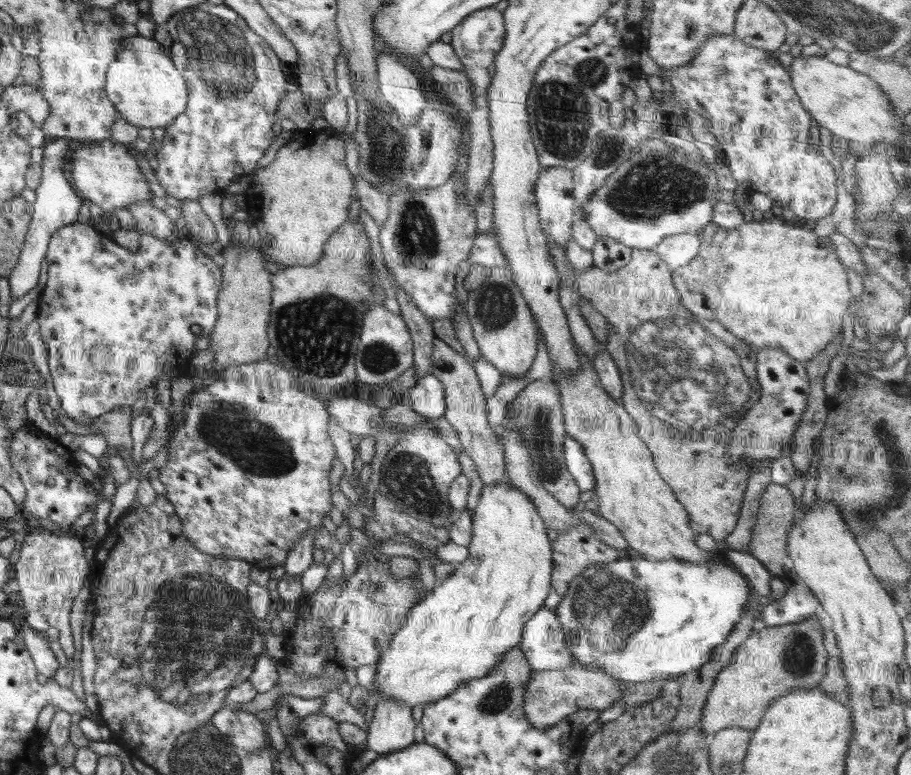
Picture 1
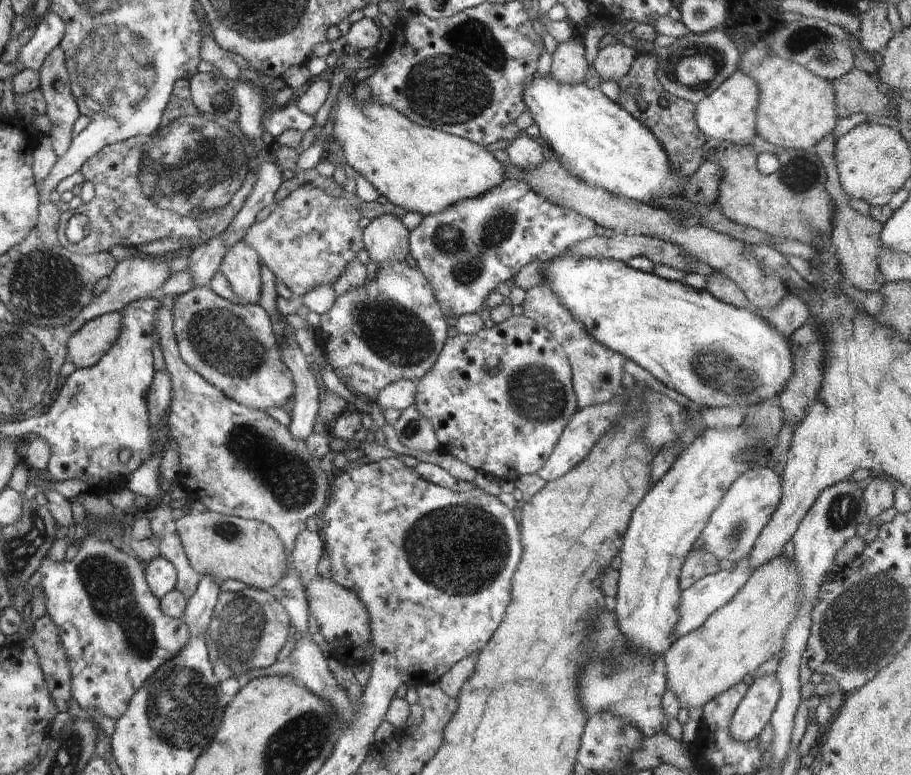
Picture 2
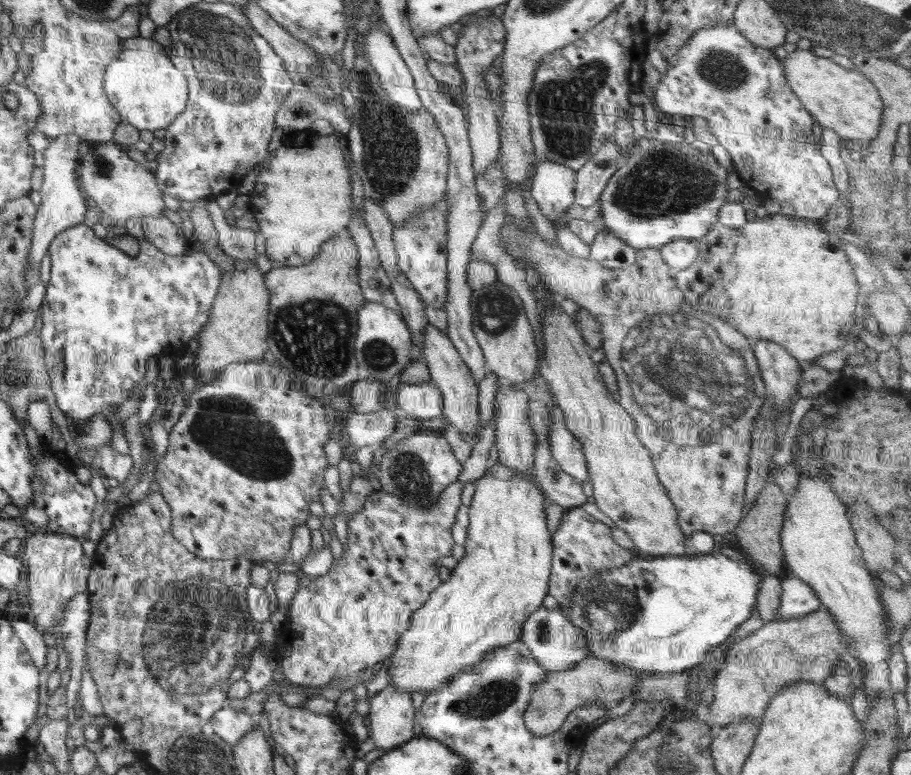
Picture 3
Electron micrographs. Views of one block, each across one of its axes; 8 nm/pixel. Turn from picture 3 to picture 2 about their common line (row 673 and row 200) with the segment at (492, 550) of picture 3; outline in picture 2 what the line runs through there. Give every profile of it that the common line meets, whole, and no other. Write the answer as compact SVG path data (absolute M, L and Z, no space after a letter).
M346 90L338 92L330 110L330 119L333 120L332 137L342 149L343 161L364 176L376 188L379 196L384 196L390 203L407 212L418 212L423 217L440 214L458 200L484 194L506 178L506 165L485 147L441 130L414 124L392 106L384 106L371 99L356 104L354 94L347 94Z

